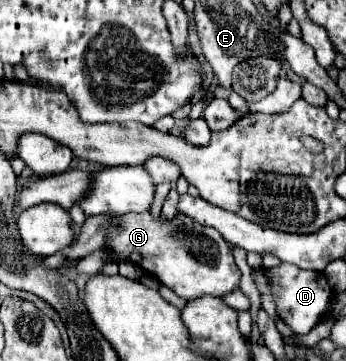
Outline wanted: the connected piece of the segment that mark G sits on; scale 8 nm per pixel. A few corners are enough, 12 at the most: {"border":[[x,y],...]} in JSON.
{"border":[[182,213],[110,217],[106,247],[182,299],[240,283],[228,243]]}

